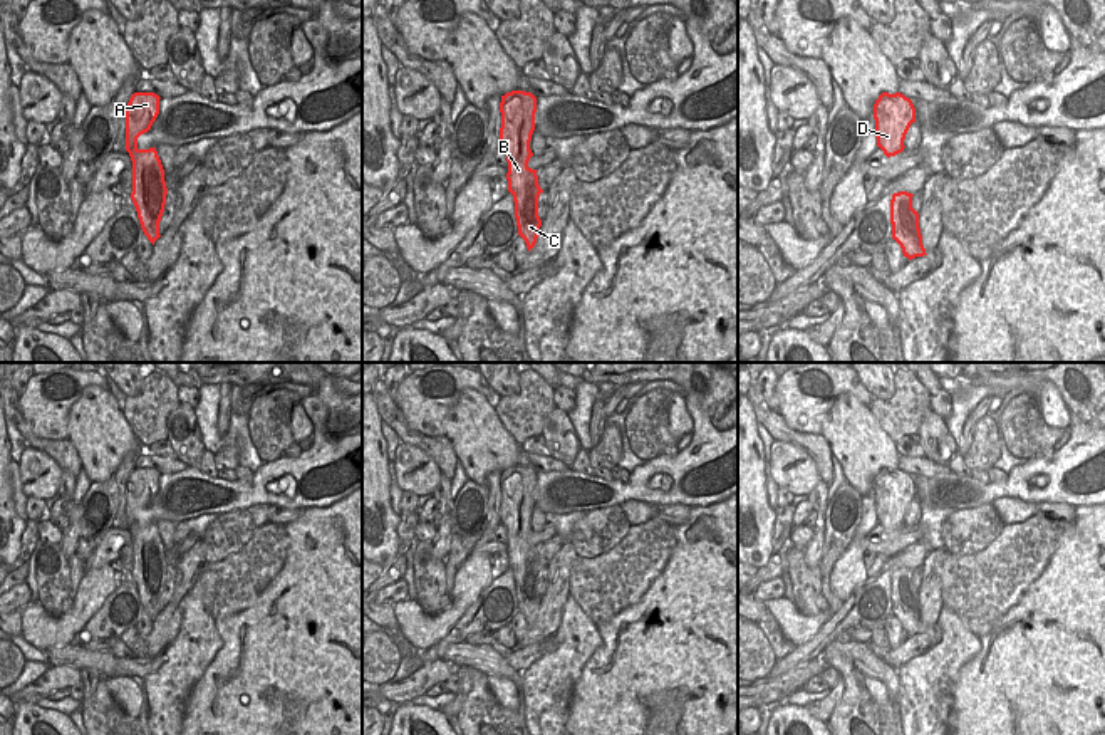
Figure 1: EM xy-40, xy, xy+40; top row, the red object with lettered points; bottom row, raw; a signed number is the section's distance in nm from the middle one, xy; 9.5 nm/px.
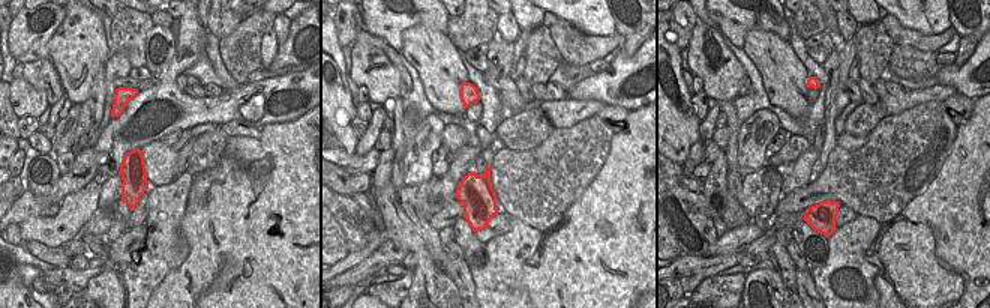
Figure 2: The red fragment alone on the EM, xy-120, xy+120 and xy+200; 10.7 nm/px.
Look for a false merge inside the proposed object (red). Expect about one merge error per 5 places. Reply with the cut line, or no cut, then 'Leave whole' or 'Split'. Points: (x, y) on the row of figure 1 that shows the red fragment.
No split. Leave whole.

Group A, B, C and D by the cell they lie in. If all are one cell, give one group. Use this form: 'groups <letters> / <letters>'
groups A B C D

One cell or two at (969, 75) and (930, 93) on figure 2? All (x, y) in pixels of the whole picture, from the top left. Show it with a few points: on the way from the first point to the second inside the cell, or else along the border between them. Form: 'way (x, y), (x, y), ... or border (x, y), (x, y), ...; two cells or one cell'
border (938, 84), (950, 84), (957, 92); two cells

